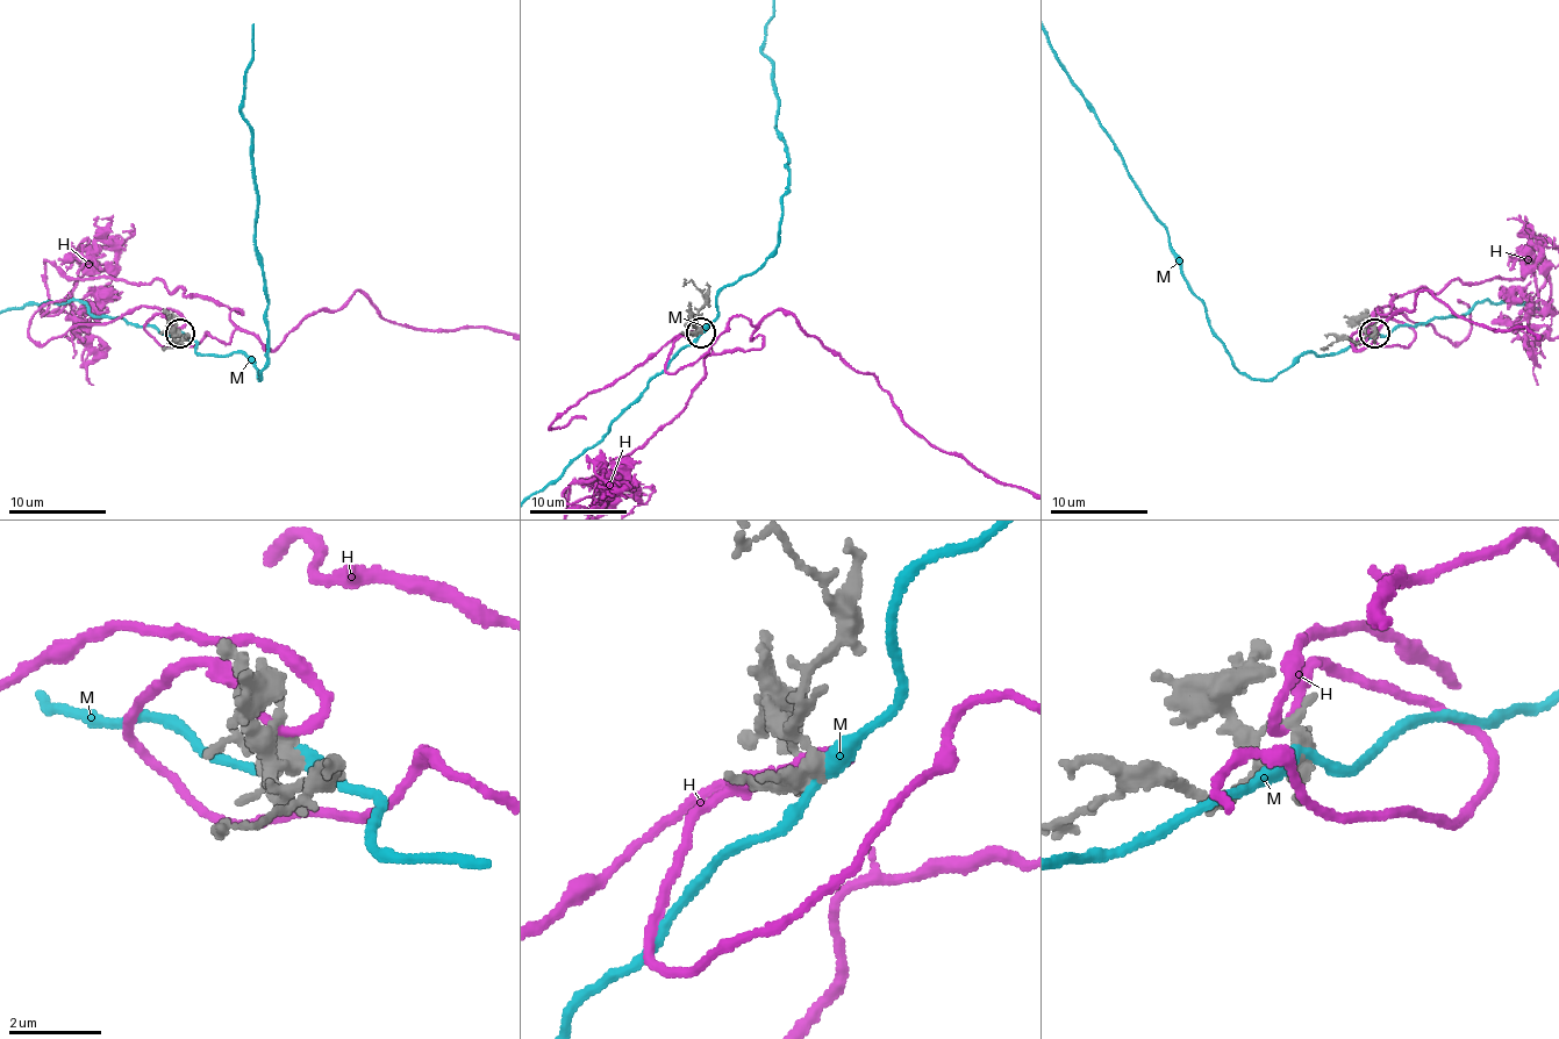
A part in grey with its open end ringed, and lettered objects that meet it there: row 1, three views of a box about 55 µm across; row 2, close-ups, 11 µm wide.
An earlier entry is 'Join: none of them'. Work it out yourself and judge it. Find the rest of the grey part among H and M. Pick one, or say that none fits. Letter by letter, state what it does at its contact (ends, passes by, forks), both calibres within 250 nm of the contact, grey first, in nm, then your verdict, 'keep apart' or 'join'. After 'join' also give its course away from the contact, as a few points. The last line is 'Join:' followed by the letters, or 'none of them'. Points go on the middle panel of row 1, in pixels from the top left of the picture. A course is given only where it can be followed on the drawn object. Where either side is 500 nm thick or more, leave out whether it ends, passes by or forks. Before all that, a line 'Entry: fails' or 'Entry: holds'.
Entry: holds
H: it passes by; 320 nm thick on the grey side, 180 nm on the other; keep apart
M: it passes by; 360 nm thick on the grey side, 300 nm on the other; keep apart
Join: none of them

